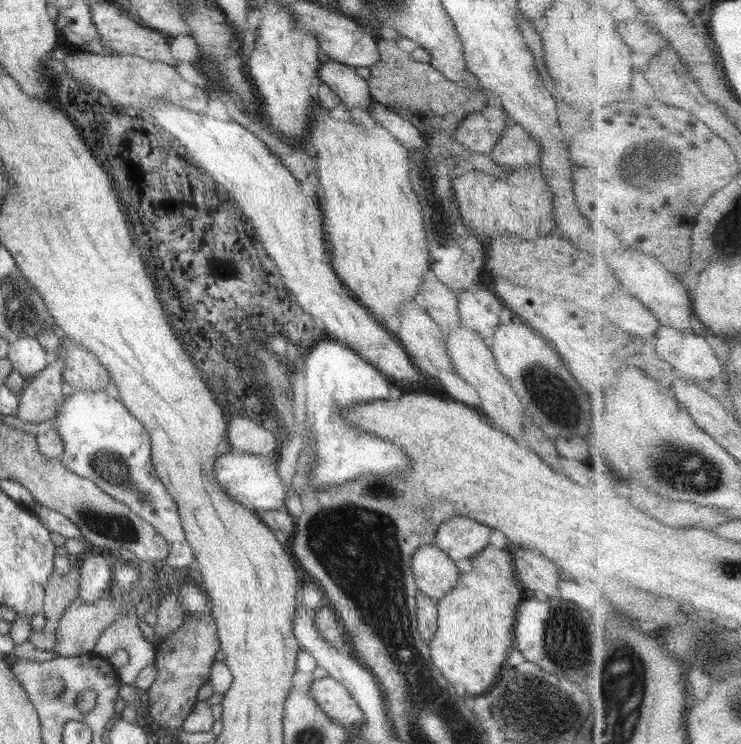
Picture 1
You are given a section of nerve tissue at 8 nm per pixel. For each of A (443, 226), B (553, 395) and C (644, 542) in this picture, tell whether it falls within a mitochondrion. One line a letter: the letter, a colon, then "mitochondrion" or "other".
A: mitochondrion
B: mitochondrion
C: other

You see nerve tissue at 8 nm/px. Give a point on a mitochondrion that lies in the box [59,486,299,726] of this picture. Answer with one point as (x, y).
(119, 527)

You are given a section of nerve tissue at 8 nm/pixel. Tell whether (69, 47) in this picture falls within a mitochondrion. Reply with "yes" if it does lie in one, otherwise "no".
no

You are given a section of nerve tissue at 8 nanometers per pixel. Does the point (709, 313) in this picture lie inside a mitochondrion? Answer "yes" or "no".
no

